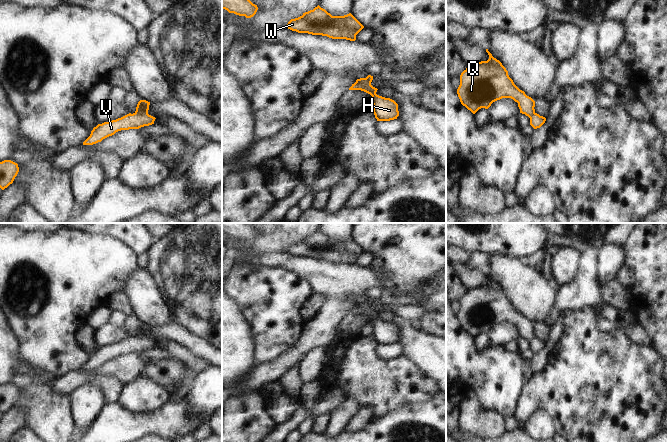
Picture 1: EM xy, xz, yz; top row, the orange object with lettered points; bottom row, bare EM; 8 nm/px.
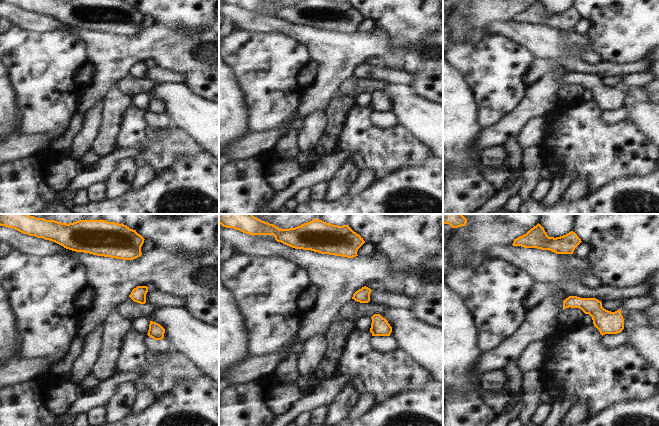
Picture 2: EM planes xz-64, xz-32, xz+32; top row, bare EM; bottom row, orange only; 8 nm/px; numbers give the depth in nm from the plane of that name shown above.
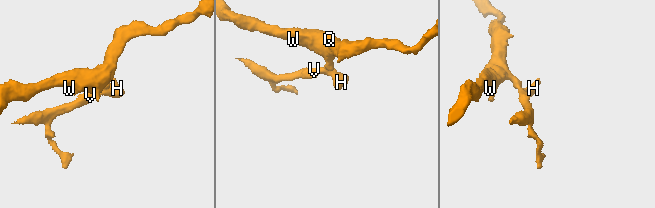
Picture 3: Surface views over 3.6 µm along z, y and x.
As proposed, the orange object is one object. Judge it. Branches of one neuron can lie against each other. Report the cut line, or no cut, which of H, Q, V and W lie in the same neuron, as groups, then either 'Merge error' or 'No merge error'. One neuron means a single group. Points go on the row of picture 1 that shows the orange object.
Split along xz (356, 81), (362, 85), (370, 85). Groups: H V / Q W. Merge error

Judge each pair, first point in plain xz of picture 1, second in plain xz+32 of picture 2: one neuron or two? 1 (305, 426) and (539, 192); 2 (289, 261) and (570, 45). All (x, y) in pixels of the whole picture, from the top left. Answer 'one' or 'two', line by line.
1: two
2: one

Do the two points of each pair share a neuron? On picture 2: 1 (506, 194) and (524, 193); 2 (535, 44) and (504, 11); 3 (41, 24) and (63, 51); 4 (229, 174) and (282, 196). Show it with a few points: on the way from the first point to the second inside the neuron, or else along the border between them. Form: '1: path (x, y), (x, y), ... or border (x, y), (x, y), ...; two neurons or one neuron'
1: border (520, 174), (523, 178), (523, 183), (517, 194); two neurons
2: border (511, 20), (496, 20), (488, 24); two neurons
3: border (65, 24), (60, 28), (46, 31), (24, 29); two neurons
4: border (276, 192), (266, 203); two neurons

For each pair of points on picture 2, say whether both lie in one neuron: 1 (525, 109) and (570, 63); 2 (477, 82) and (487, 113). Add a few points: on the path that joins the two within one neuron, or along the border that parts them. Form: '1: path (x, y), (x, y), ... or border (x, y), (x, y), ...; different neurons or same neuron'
1: border (569, 71), (550, 69), (542, 76); different neurons
2: path (485, 90), (488, 93), (488, 105); same neuron

